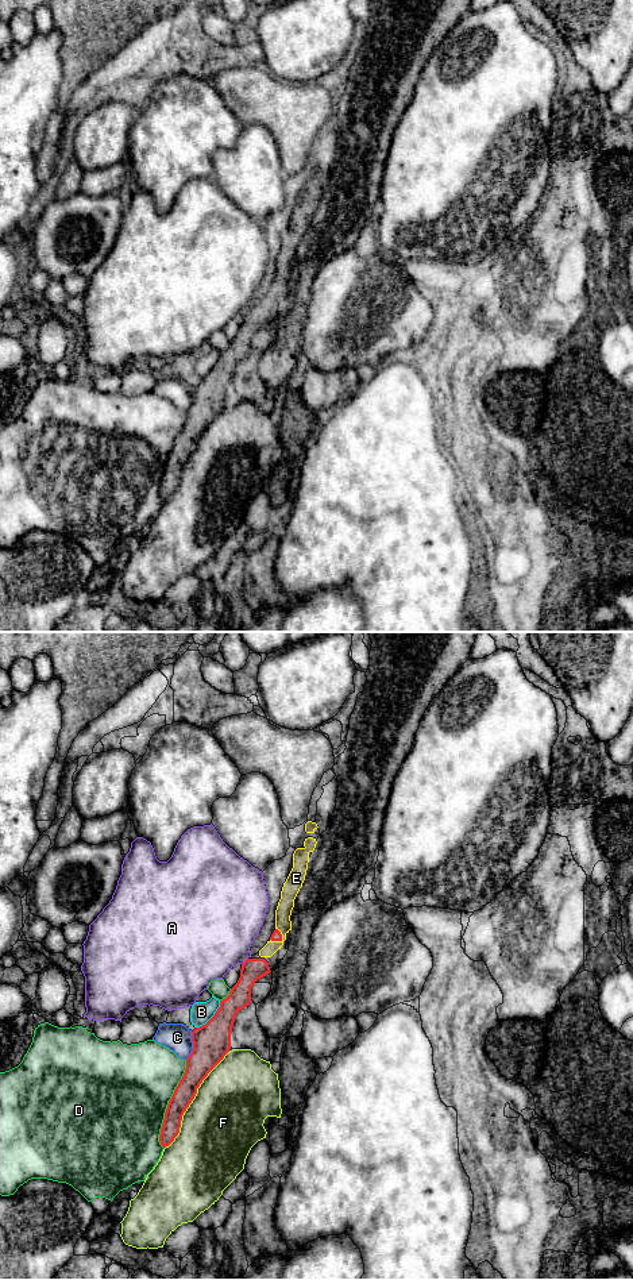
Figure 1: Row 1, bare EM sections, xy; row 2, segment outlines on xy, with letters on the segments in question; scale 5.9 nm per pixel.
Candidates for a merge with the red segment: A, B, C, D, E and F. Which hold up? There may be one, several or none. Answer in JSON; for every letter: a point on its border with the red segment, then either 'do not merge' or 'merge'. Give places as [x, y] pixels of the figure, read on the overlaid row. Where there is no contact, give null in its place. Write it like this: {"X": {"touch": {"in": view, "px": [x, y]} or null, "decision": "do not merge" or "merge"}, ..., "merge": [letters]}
{"A": {"touch": {"in": "xy", "px": [244, 962]}, "decision": "do not merge"}, "B": {"touch": {"in": "xy", "px": [212, 1017]}, "decision": "do not merge"}, "C": {"touch": {"in": "xy", "px": [193, 1045]}, "decision": "do not merge"}, "D": {"touch": {"in": "xy", "px": [168, 1105]}, "decision": "do not merge"}, "E": {"touch": {"in": "xy", "px": [281, 935]}, "decision": "merge"}, "F": {"touch": {"in": "xy", "px": [193, 1098]}, "decision": "do not merge"}, "merge": ["E"]}

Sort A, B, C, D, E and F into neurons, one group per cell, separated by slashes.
A / B / C / D / E / F

